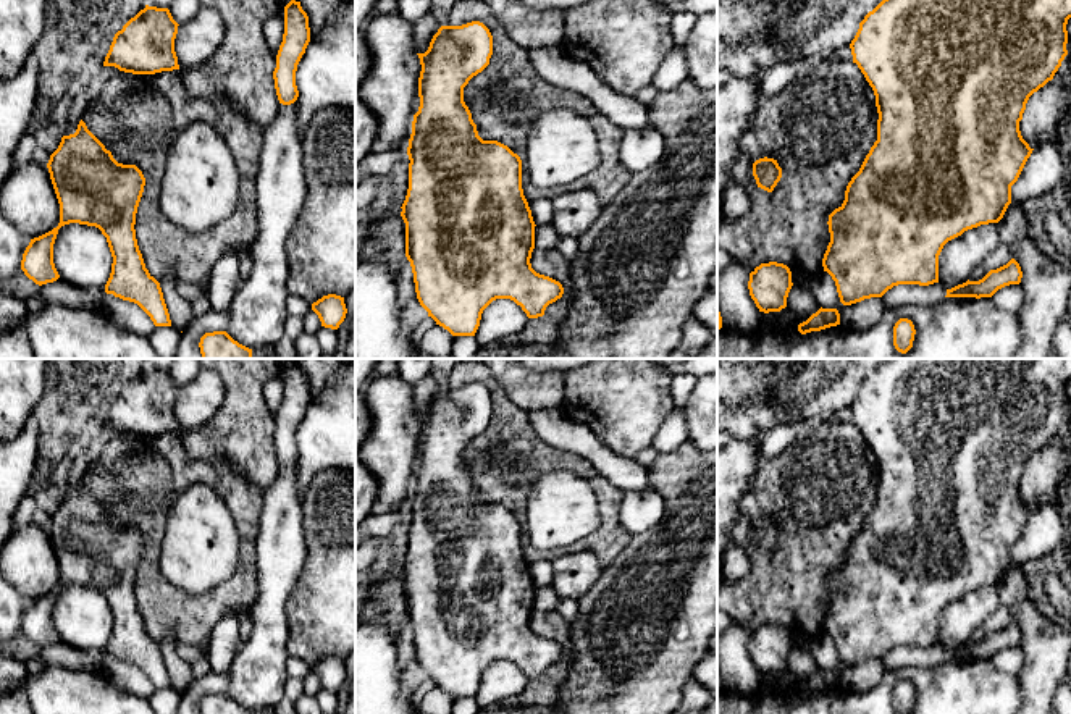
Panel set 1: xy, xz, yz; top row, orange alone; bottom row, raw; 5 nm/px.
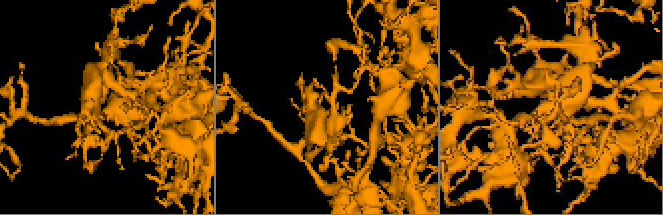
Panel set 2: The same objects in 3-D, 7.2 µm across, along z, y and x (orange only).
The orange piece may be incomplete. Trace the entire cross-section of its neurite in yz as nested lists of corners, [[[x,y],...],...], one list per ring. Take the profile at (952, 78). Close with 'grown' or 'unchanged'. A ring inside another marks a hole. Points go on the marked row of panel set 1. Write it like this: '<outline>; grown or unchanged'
[[[882,0],[864,16],[850,48],[853,63],[858,65],[876,95],[879,113],[877,141],[866,155],[859,171],[848,183],[843,204],[829,215],[830,242],[822,258],[824,271],[835,281],[843,305],[882,297],[898,284],[929,286],[939,283],[939,255],[943,246],[968,229],[998,223],[1003,218],[1011,204],[1011,186],[1018,181],[1034,150],[1023,139],[1019,121],[1029,97],[1053,79],[1068,55],[1066,24],[1069,18],[1071,0]]]; unchanged

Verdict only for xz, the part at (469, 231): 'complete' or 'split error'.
complete

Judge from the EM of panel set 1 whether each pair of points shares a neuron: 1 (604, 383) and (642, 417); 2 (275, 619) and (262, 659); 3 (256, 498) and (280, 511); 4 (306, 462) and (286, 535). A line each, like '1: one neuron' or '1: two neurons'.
1: one neuron
2: one neuron
3: two neurons
4: two neurons

